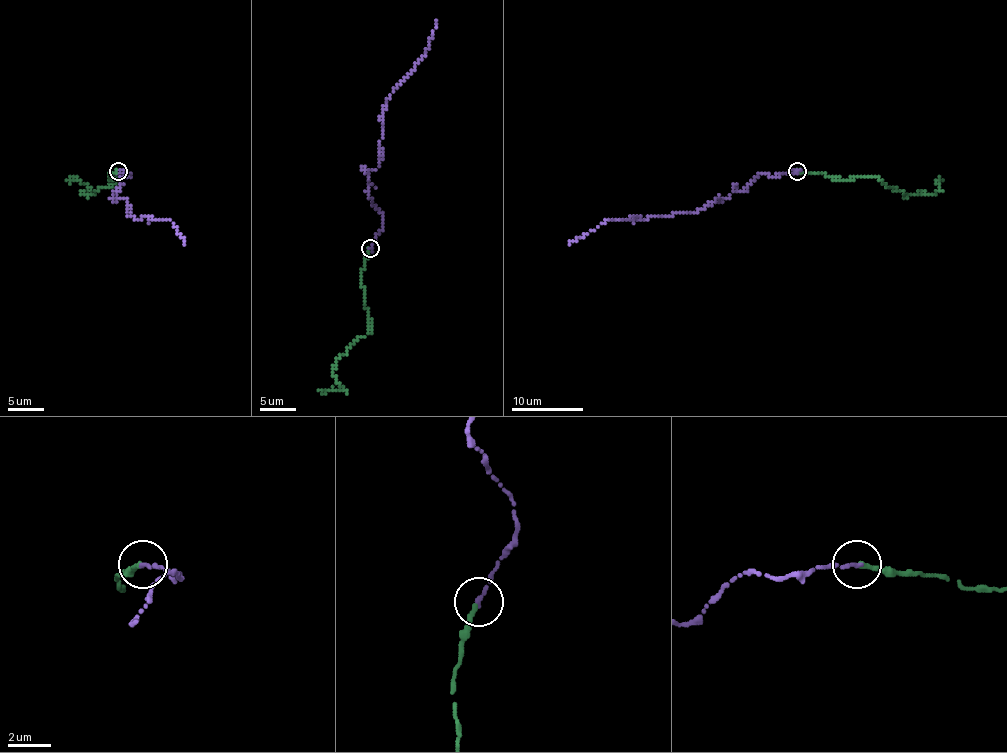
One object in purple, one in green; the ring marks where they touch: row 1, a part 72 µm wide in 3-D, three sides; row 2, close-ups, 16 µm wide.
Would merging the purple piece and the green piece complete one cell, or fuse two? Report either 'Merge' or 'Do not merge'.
Merge

